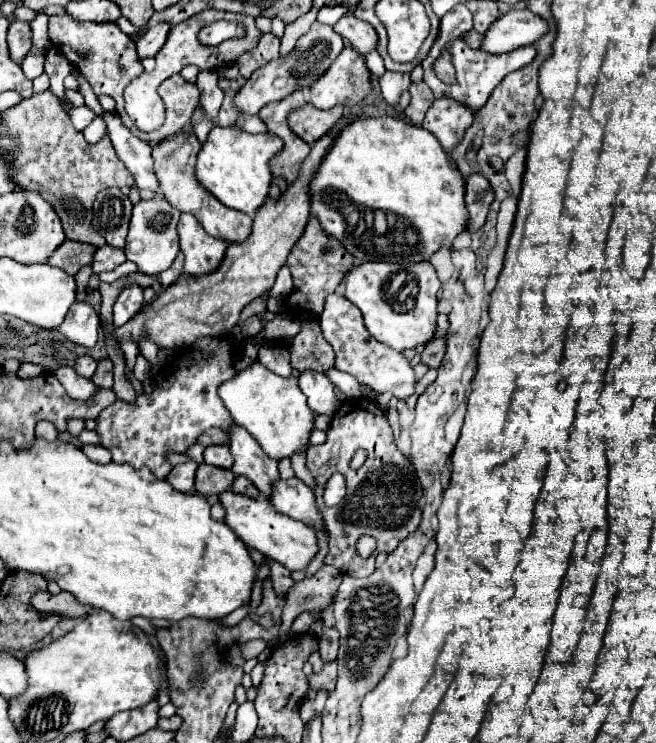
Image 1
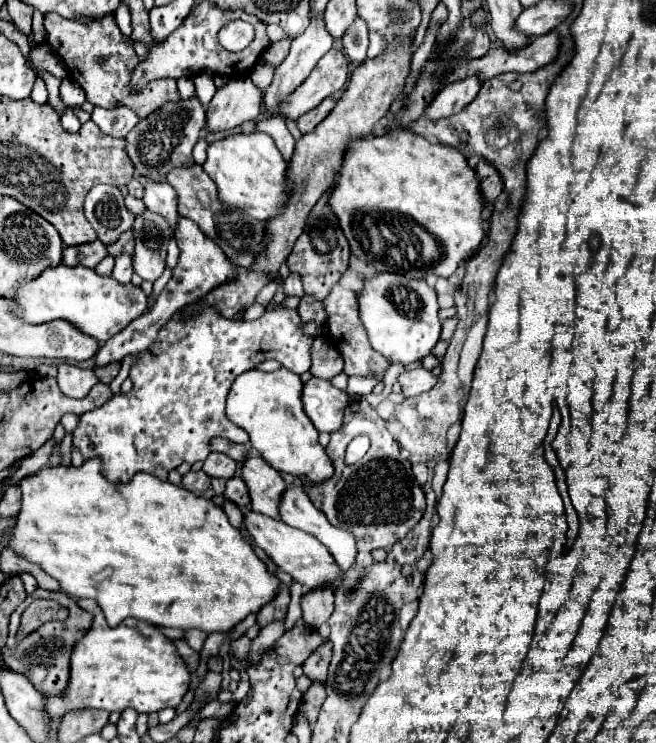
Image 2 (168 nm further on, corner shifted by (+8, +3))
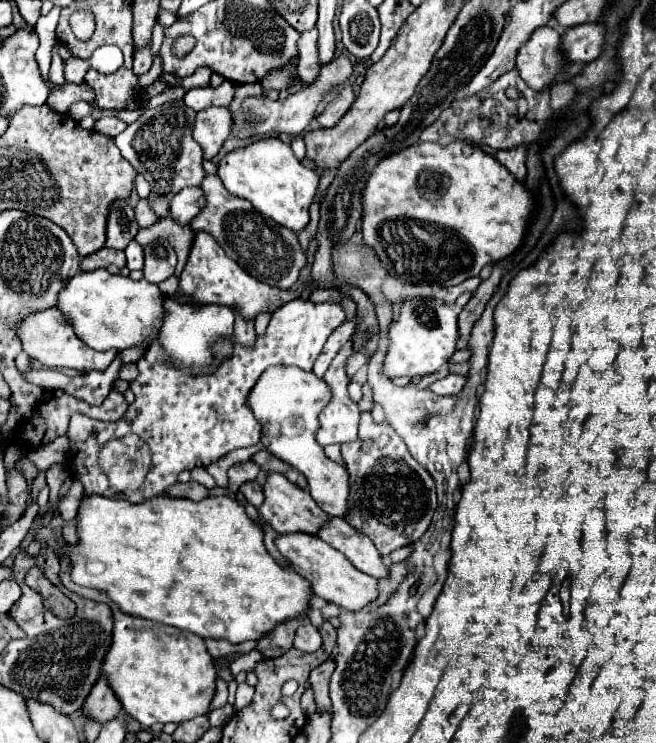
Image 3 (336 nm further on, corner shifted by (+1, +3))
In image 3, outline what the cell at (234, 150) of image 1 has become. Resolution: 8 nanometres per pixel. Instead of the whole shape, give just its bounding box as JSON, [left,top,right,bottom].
[217,139,319,233]

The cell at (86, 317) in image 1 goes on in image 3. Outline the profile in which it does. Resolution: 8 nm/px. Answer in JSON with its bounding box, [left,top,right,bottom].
[17,309,117,373]

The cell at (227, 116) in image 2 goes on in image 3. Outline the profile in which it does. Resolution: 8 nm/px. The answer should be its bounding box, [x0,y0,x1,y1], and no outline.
[193,107,231,159]

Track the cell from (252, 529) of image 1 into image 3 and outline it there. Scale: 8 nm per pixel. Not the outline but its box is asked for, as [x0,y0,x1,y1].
[275,533,377,611]

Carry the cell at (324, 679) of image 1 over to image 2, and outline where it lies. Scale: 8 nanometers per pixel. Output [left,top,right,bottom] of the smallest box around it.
[300,683,326,725]

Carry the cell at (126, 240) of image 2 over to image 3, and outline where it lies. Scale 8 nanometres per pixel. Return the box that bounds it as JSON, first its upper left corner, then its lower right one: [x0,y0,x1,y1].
[135,215,195,277]

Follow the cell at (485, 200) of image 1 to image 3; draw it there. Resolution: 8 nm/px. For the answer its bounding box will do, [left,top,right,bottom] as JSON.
[495,147,527,181]

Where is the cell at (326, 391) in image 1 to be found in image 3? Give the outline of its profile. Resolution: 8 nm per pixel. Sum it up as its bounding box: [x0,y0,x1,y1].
[317,335,363,445]

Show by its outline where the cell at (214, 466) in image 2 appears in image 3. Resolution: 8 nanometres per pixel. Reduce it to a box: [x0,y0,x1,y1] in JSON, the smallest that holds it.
[229,461,259,491]

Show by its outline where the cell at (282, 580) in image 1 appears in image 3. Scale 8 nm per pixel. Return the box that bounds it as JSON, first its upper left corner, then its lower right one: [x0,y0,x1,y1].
[257,617,307,659]

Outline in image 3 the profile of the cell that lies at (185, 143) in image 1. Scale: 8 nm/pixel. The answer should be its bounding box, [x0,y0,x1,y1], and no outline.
[191,175,307,289]

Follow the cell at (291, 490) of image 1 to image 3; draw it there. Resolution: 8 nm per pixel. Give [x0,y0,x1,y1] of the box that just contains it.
[317,517,387,577]

